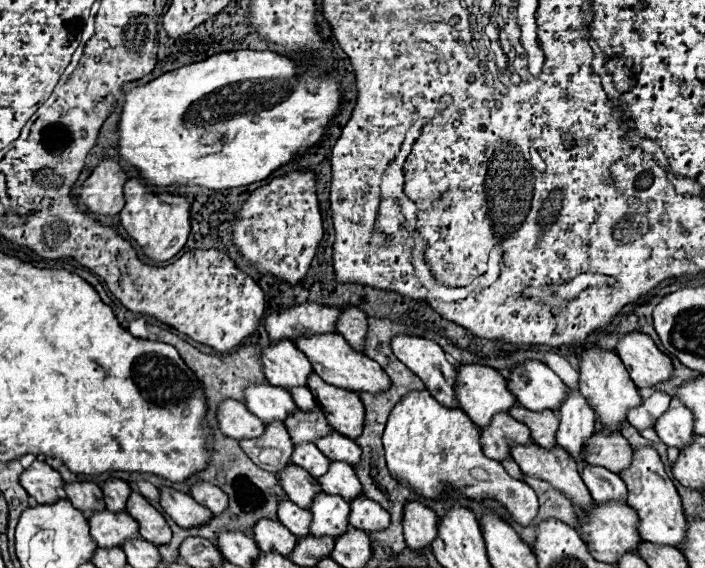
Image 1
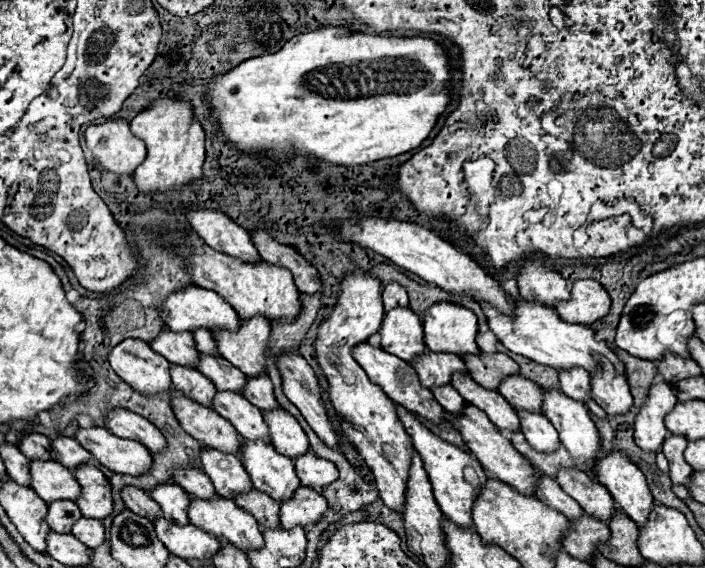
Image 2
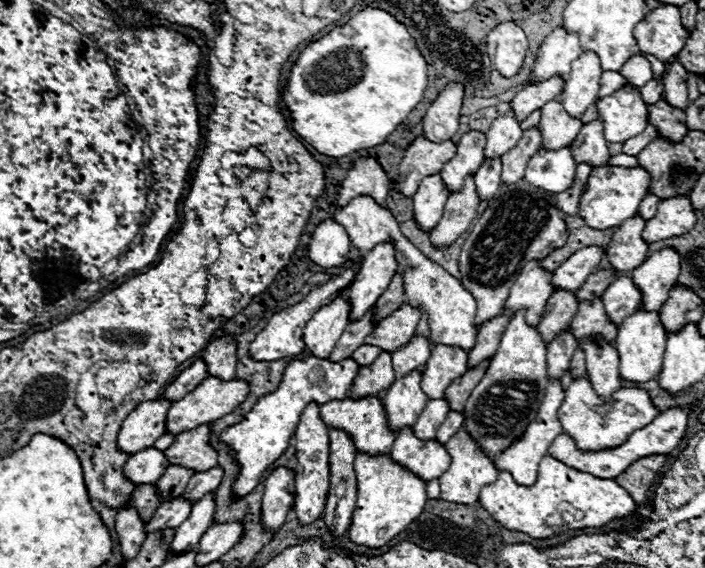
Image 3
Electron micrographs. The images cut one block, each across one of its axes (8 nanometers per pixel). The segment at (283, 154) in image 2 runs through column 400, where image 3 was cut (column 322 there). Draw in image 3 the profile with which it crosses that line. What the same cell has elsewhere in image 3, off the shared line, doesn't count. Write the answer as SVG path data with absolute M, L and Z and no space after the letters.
M380 8L358 12L348 24L334 28L324 38L306 46L290 70L284 102L290 110L292 128L320 154L340 158L356 150L378 146L416 108L428 88L426 60L408 28Z

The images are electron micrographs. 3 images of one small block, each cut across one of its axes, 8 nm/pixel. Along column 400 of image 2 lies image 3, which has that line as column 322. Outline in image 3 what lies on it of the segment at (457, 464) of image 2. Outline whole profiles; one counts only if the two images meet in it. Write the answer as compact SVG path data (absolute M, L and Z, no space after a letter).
M370 396L370 398L362 398L362 400L352 400L352 398L334 400L334 402L320 406L320 412L322 412L322 422L328 428L338 428L338 430L344 430L346 434L350 434L358 454L364 452L370 456L378 456L378 454L390 452L396 434L386 426L386 412L382 408L380 398Z

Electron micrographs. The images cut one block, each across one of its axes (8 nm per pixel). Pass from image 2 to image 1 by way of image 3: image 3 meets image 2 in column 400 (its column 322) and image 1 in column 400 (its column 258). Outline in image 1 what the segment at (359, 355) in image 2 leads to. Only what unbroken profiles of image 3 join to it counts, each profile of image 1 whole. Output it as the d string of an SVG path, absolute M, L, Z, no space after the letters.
M428 390L408 392L394 406L394 410L390 412L388 422L386 422L384 450L386 450L386 462L388 462L392 476L400 484L408 484L410 488L414 488L416 494L420 494L420 496L440 498L452 490L452 492L458 492L472 500L486 500L486 498L498 500L506 506L506 510L512 514L512 518L522 526L530 524L538 512L538 498L536 498L534 490L526 482L514 480L512 476L508 476L500 462L484 456L482 446L480 446L480 434L478 434L478 428L472 424L472 420L460 408L448 408L448 406L442 406L440 402L436 402L436 398L432 398Z

